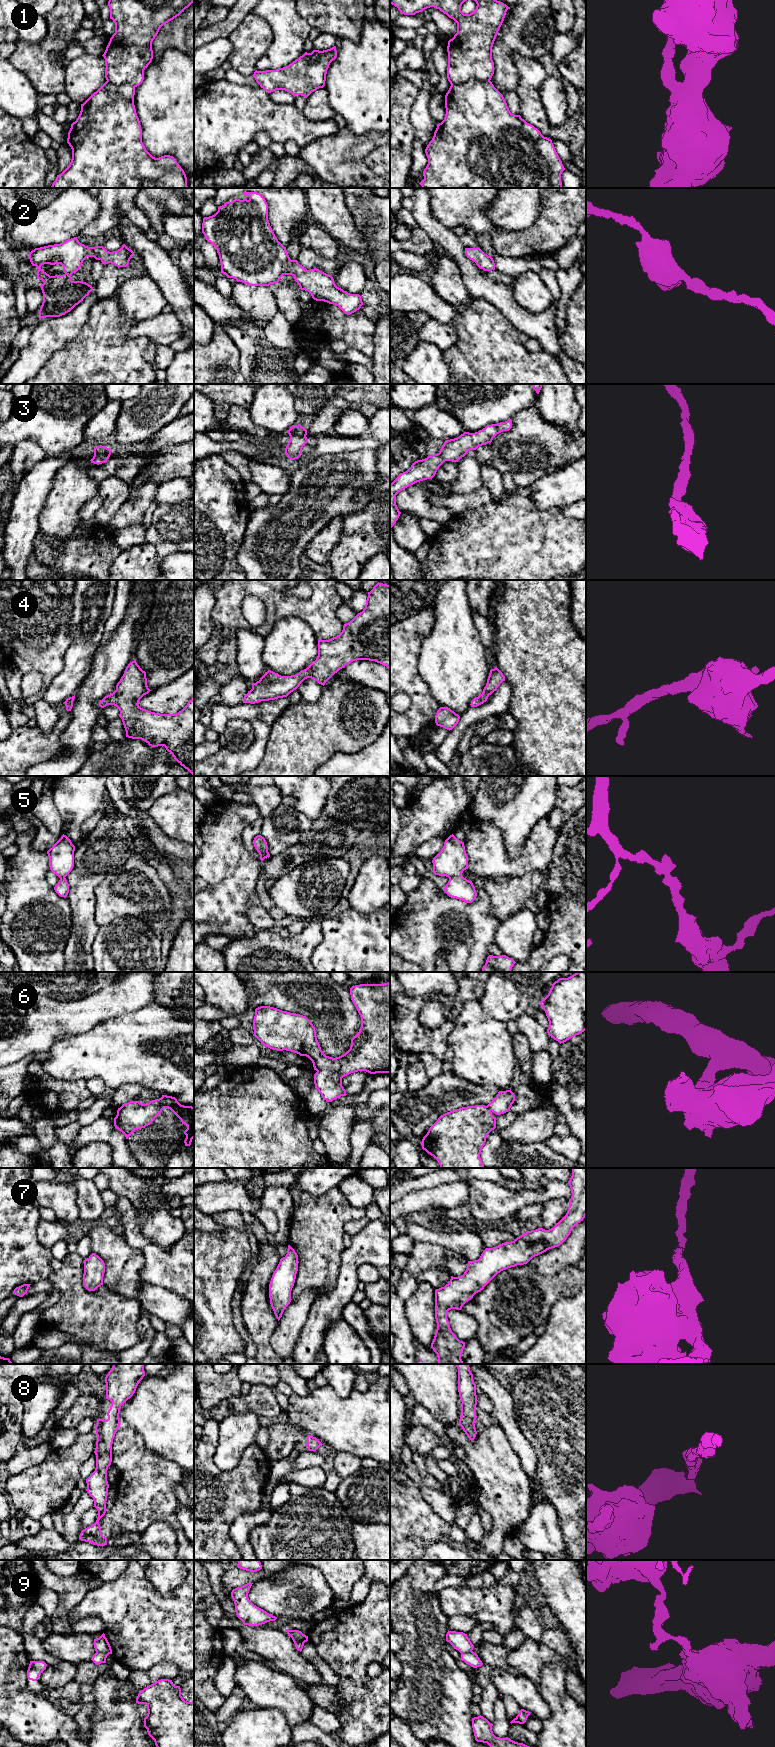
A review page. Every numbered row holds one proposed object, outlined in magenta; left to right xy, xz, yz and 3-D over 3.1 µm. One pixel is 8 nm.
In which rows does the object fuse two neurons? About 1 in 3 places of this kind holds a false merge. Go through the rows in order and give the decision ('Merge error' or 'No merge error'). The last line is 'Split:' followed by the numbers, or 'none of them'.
1: Merge error
2: No merge error
3: No merge error
4: No merge error
5: No merge error
6: No merge error
7: No merge error
8: No merge error
9: Merge error
Split: 1, 9

